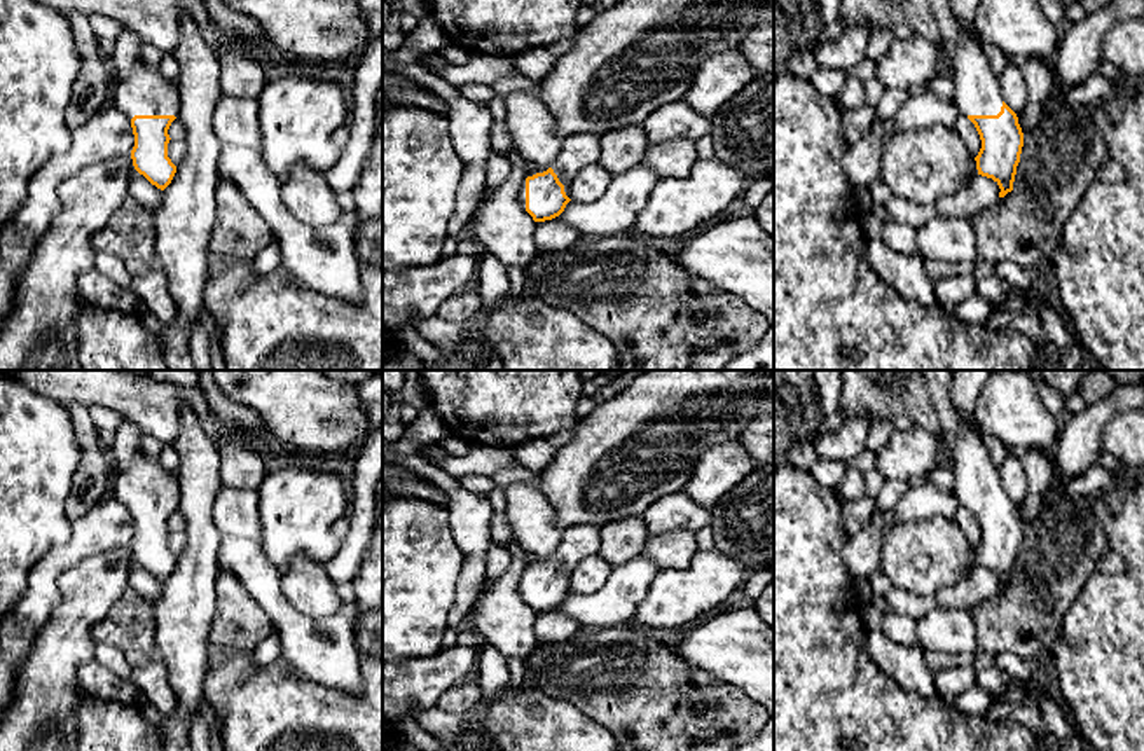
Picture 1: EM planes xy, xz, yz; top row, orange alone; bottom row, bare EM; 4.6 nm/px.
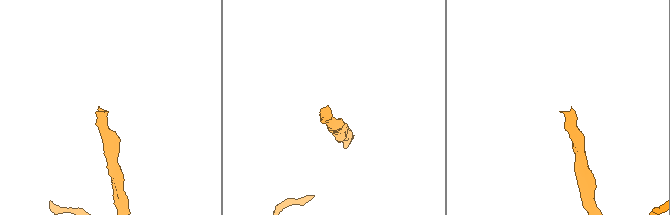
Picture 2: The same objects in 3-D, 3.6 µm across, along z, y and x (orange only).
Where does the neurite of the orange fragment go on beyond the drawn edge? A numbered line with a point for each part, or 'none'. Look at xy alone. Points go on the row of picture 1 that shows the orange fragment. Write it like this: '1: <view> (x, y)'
1: xy (140, 89)

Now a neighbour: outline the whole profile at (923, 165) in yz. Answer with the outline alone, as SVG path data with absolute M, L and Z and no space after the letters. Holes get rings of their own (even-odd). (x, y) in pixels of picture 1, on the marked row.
M931 126L913 131L898 131L884 143L880 175L892 196L933 208L941 197L966 187L962 182L978 175L975 155L952 127Z

